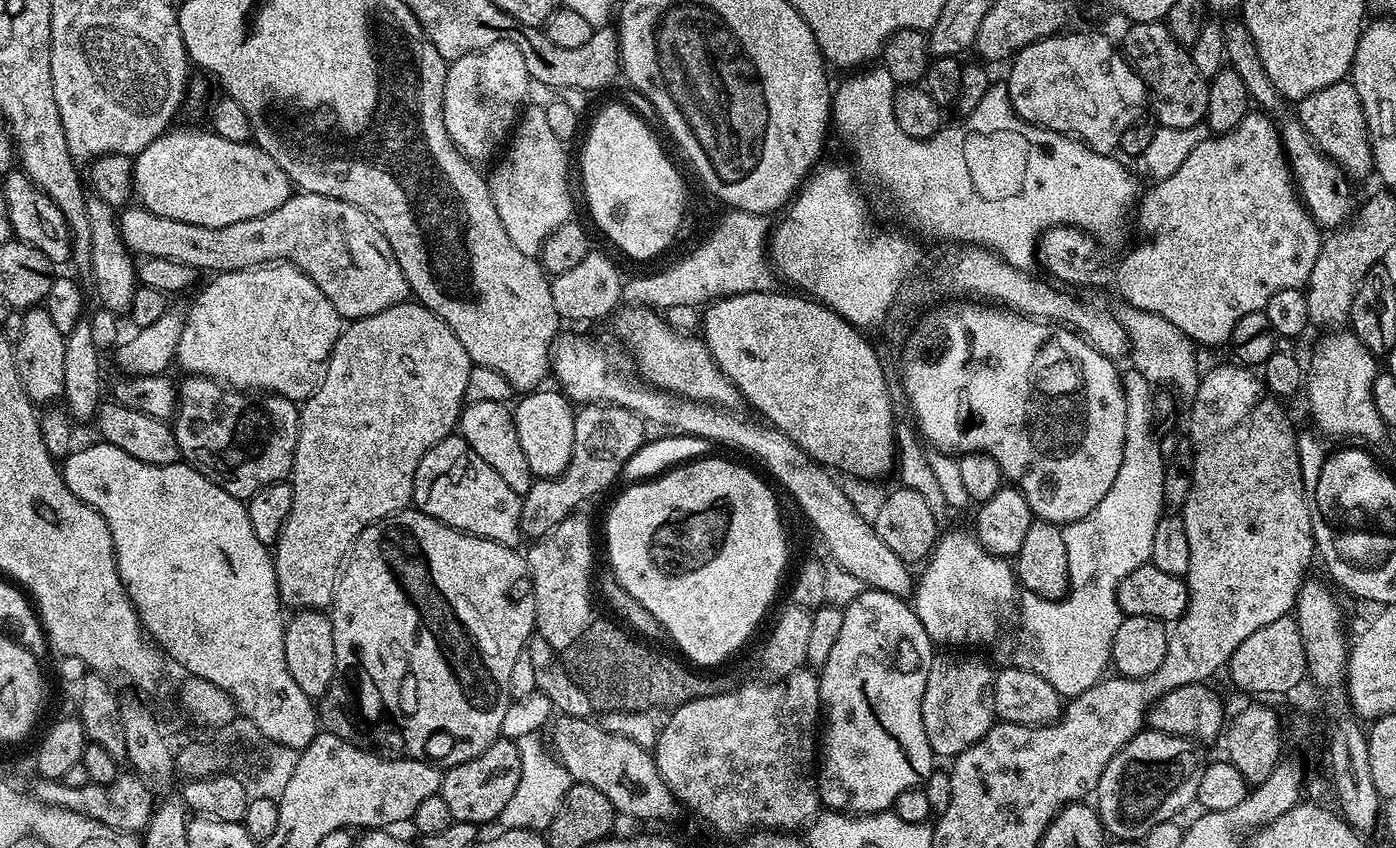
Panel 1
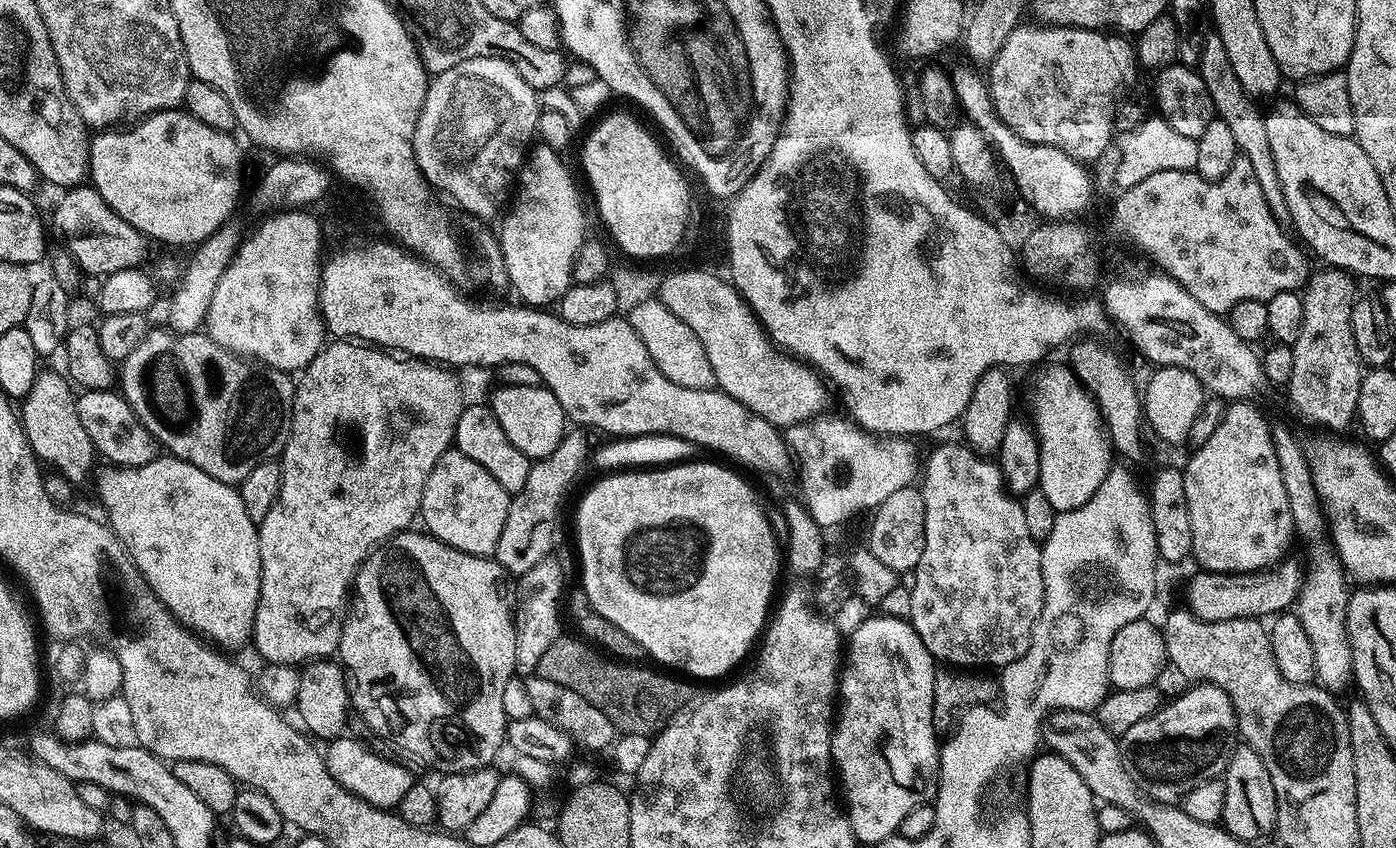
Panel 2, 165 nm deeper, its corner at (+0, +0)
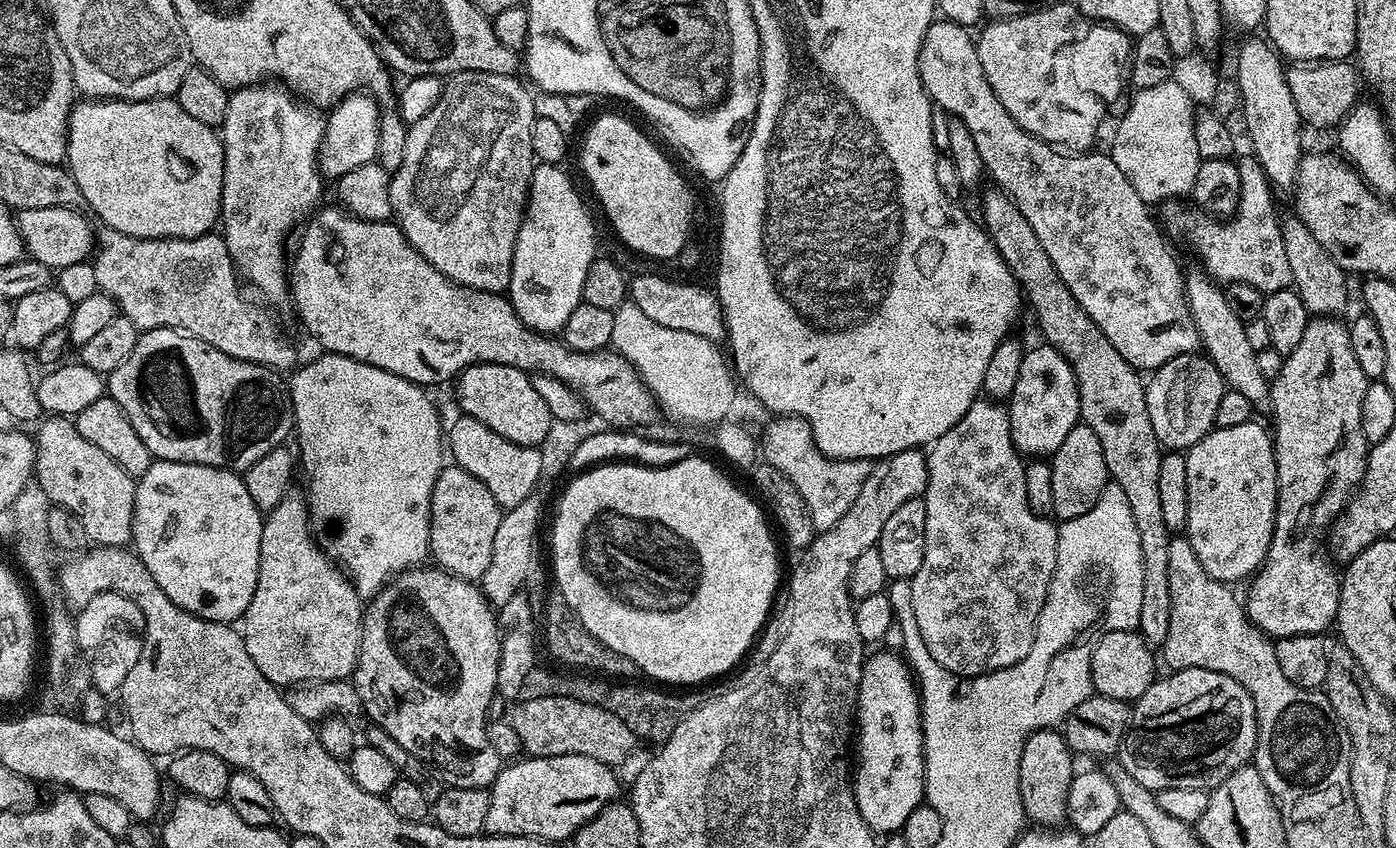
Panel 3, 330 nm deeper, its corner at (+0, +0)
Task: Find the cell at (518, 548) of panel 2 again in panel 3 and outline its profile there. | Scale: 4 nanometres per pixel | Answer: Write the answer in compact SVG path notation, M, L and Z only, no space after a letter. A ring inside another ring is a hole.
M536 494L528 496L518 506L507 509L500 517L498 531L494 534L494 554L490 554L490 566L482 581L484 597L493 606L510 602L510 598L514 598L523 589L520 587L527 582L528 575L536 564L536 551L540 548L540 511L544 508L543 502L538 497Z

